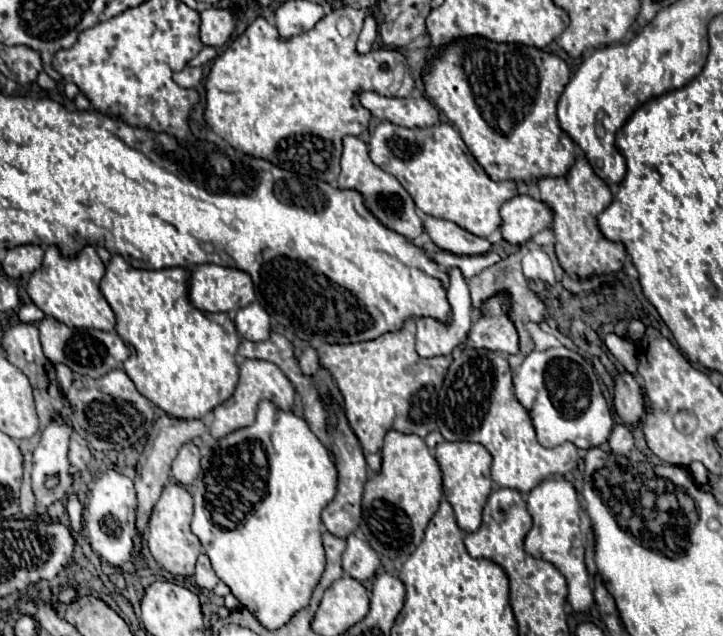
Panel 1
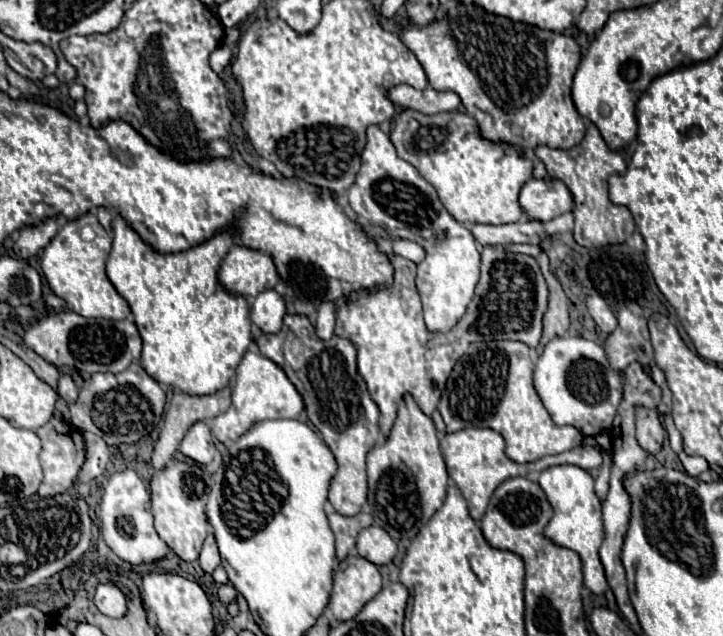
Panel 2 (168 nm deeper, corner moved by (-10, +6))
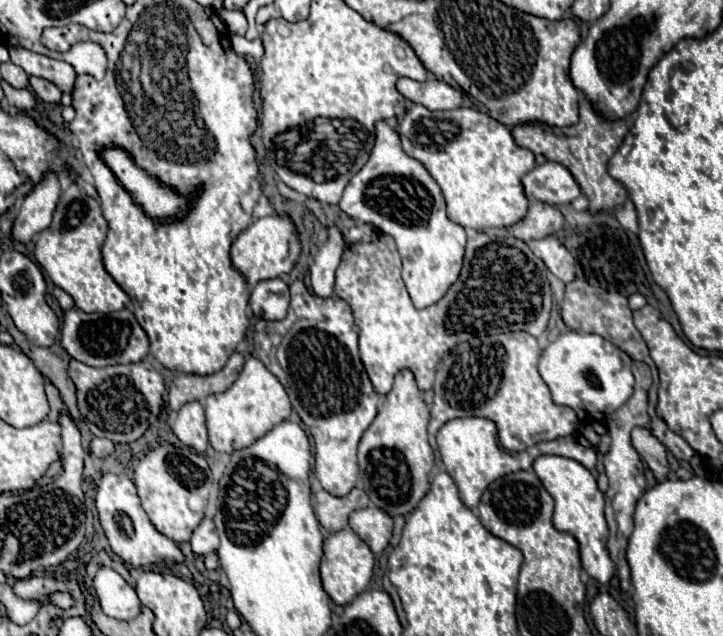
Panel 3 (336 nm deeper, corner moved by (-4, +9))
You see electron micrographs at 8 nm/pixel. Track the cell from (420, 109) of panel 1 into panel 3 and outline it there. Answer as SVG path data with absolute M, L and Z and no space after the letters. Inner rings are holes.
M400 78L396 82L398 92L420 106L426 106L428 110L452 110L462 104L462 92L454 90L446 82L428 78L426 82L416 82L410 78Z

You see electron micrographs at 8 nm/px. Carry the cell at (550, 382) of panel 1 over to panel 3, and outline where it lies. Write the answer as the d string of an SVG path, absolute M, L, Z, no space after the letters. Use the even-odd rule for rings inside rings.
M574 330L560 334L544 348L538 372L552 394L552 402L570 406L582 424L604 422L632 396L634 376L630 356L598 334Z

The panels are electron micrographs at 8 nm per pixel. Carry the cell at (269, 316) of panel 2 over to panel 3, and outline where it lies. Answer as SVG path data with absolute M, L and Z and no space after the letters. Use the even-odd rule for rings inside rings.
M280 278L262 280L252 288L250 308L256 318L262 320L284 320L288 308L288 286Z

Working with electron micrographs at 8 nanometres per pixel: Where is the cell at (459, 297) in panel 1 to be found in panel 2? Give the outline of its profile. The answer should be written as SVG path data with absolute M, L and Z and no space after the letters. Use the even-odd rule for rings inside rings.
M378 125L368 127L368 143L366 143L366 149L362 151L362 167L360 167L360 173L356 175L356 183L348 191L348 201L358 217L364 217L372 225L382 227L390 237L410 239L426 251L424 261L416 265L418 267L416 289L422 299L426 327L430 331L448 331L450 327L454 327L454 323L462 317L462 311L466 311L466 303L470 303L470 299L474 297L474 287L478 283L478 275L480 275L478 241L462 223L458 223L446 211L446 207L438 199L436 189L418 173L418 169L412 163L398 157L390 137Z

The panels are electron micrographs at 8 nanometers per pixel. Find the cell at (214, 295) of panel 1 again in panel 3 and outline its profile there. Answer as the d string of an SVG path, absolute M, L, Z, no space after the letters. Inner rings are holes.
M266 216L240 232L240 236L232 242L230 258L232 266L246 278L246 282L250 286L256 286L260 280L278 278L280 274L290 272L298 258L298 252L301 252L301 244L298 244L298 236L290 218Z

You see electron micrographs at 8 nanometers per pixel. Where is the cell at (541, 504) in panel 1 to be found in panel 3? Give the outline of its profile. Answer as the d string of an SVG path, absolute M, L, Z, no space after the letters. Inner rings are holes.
M538 456L532 468L548 494L554 498L554 528L568 532L578 540L582 568L594 580L606 584L614 576L614 564L606 550L608 526L604 520L604 494L598 490L596 478L580 462L562 456Z

